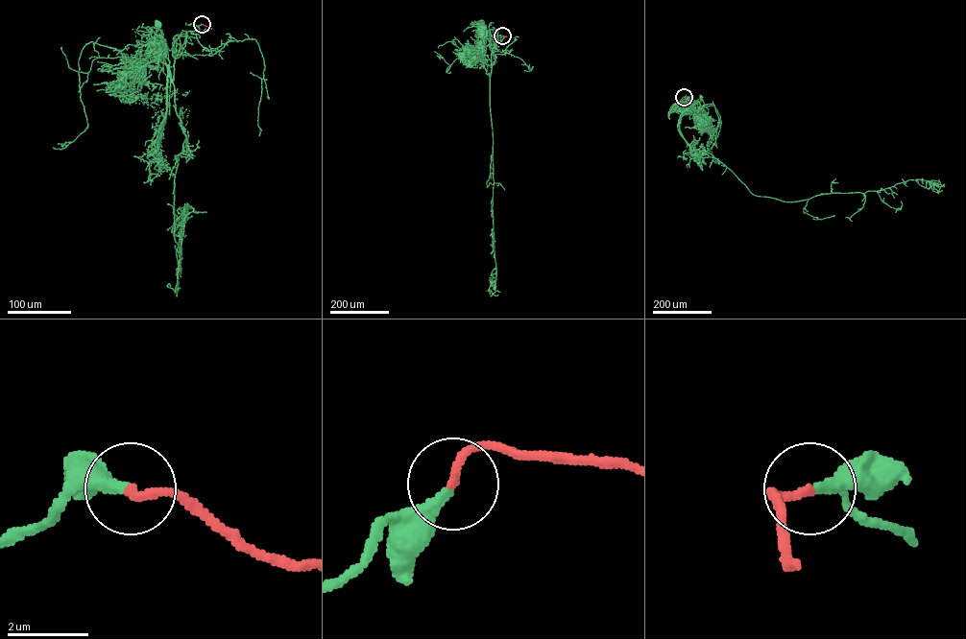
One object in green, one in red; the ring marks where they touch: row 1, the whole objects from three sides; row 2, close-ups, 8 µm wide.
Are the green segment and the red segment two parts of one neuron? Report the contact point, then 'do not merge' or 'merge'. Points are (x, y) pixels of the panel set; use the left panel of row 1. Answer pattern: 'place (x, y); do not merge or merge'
place (202, 24); merge

